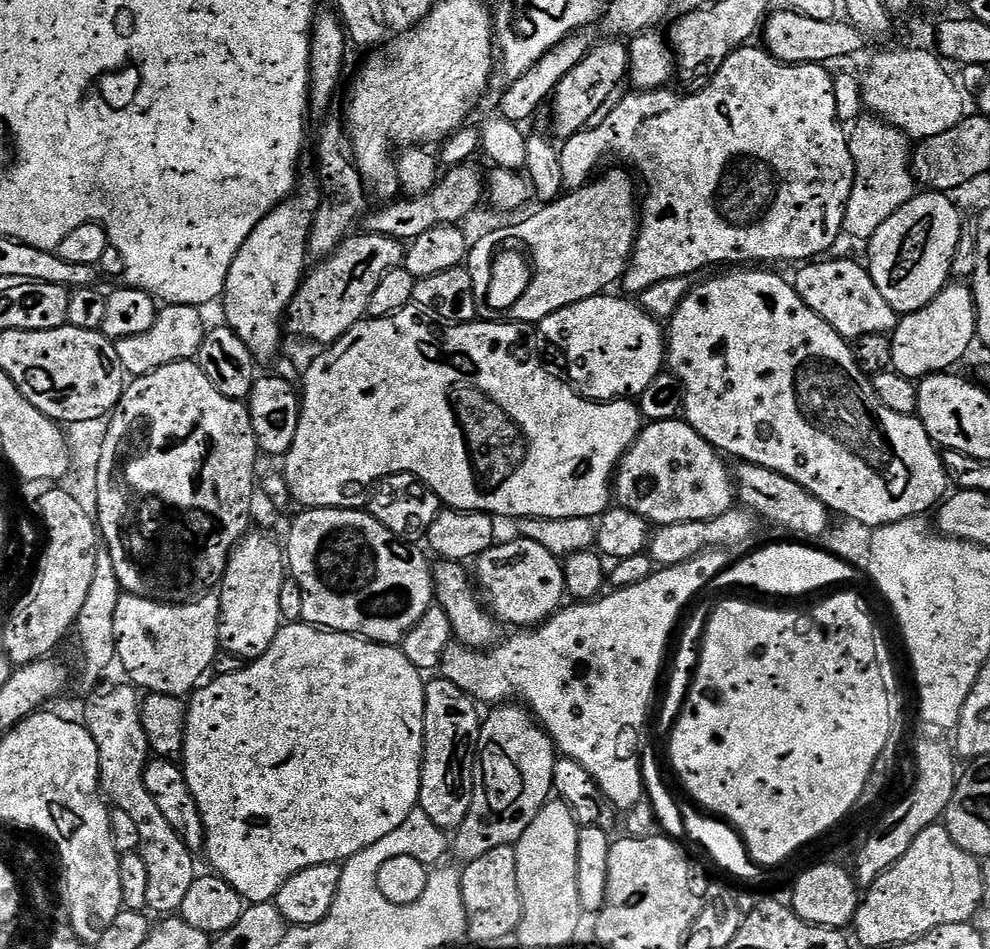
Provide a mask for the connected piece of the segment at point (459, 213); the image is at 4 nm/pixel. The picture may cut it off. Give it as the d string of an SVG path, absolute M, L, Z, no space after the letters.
M465 162L449 167L426 194L384 202L388 204L382 205L377 212L369 211L363 217L362 224L373 236L389 236L401 242L416 240L426 234L426 230L434 230L443 224L459 225L464 222L460 220L466 219L479 206L480 199L483 201L486 196L485 177L482 172L480 176L479 170L471 168L470 164Z

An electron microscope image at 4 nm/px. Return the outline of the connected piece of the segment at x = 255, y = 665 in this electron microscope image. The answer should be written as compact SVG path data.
M288 622L281 627L270 650L236 673L216 676L191 693L188 704L188 729L184 739L182 767L184 777L198 802L204 823L204 852L212 863L211 871L221 876L249 905L275 901L278 890L294 874L323 864L340 864L354 854L374 846L386 834L398 830L420 803L420 779L424 765L424 685L425 677L406 658L403 650L376 644L362 636L329 632L303 622Z

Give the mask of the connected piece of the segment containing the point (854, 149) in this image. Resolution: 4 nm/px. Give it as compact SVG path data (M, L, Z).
M879 118L861 119L849 135L851 157L855 160L856 178L847 203L844 231L846 236L867 242L871 240L878 227L886 222L912 200L917 188L914 182L912 161L914 150L911 139L887 121Z

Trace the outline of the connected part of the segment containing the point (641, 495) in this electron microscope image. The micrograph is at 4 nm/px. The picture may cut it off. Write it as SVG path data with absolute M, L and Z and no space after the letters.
M653 420L645 423L640 436L625 454L614 476L614 500L621 508L627 508L647 520L652 526L677 524L678 522L706 522L730 511L738 500L738 488L733 473L728 472L725 457L717 451L687 420Z

